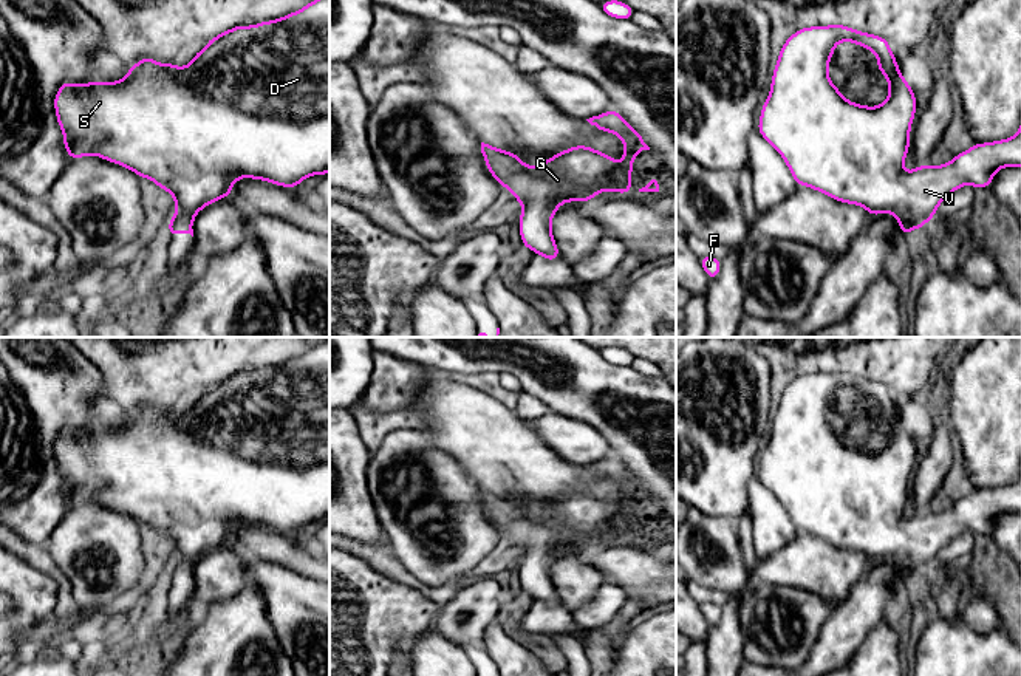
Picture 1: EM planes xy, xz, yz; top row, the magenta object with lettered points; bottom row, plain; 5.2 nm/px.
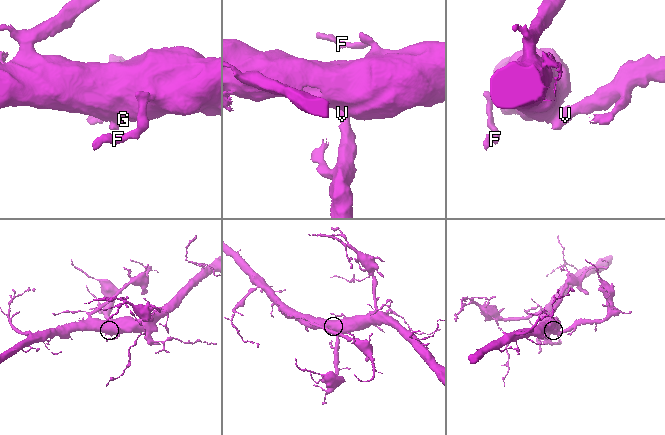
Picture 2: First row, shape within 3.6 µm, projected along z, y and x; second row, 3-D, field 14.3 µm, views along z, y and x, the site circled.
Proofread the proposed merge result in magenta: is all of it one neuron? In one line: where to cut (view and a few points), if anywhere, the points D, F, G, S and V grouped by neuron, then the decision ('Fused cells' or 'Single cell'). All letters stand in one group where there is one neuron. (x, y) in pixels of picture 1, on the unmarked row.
No split. Groups: D F G S V. Single cell

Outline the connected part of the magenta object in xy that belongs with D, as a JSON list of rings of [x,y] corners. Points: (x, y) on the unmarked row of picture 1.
[[[330,337],[305,354],[285,364],[255,370],[251,373],[234,373],[209,385],[207,391],[193,401],[189,411],[181,415],[170,410],[158,410],[152,404],[142,404],[136,411],[128,413],[128,421],[118,428],[91,427],[79,433],[74,428],[63,428],[54,442],[54,458],[63,480],[63,495],[70,507],[94,501],[105,507],[133,517],[139,526],[149,524],[158,534],[167,537],[175,549],[176,558],[170,565],[167,582],[190,580],[193,583],[193,565],[206,552],[230,543],[234,529],[240,524],[263,526],[275,532],[297,535],[299,529],[312,521],[330,520]]]

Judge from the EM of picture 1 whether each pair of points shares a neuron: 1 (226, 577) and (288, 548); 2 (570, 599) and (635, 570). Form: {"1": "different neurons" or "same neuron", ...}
{"1": "same neuron", "2": "same neuron"}

